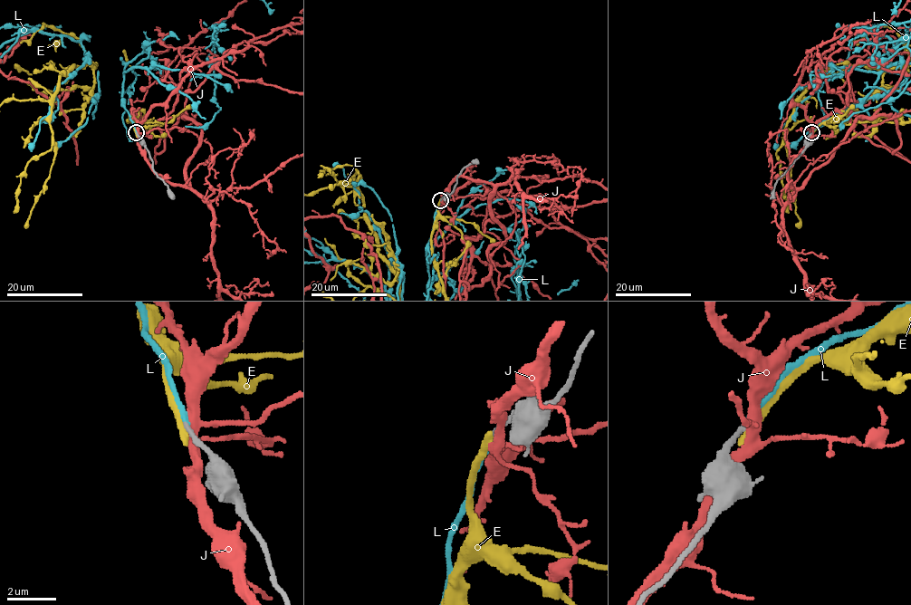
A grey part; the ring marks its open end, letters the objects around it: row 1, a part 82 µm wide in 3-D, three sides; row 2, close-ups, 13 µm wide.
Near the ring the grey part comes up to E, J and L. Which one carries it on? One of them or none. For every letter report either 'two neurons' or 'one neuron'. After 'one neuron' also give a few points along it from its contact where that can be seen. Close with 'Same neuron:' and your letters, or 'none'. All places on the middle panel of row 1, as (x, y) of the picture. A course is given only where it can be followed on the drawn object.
E: two neurons
J: two neurons
L: one neuron
Same neuron: L

